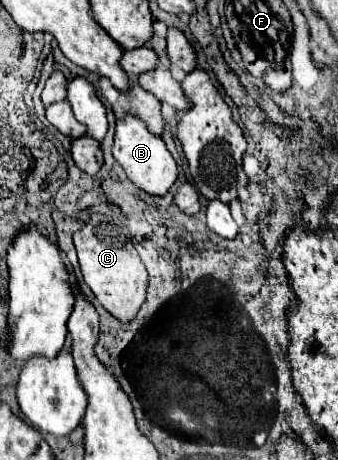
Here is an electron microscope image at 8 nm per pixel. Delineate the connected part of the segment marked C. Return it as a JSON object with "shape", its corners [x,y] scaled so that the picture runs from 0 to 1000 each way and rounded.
{"shape":[[[275,467],[251,493],[216,507],[216,528],[234,554],[234,576],[246,589],[246,607],[287,646],[287,654],[352,698],[388,698],[411,667],[429,654],[435,624],[435,589],[388,528],[382,502],[370,493],[346,493],[317,480],[311,467]]]}

